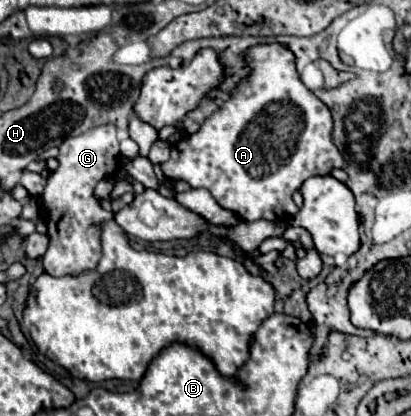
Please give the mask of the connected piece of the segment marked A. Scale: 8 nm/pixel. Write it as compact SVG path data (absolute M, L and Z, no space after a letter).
M253 45L245 51L245 63L251 69L249 77L245 77L235 91L229 93L229 99L201 123L197 133L183 137L171 147L171 157L161 169L167 179L183 179L193 189L207 189L223 209L233 211L245 221L287 221L299 211L293 193L301 189L305 179L317 175L325 177L331 169L343 167L343 157L331 139L331 111L301 83L295 71L295 55L285 45Z

